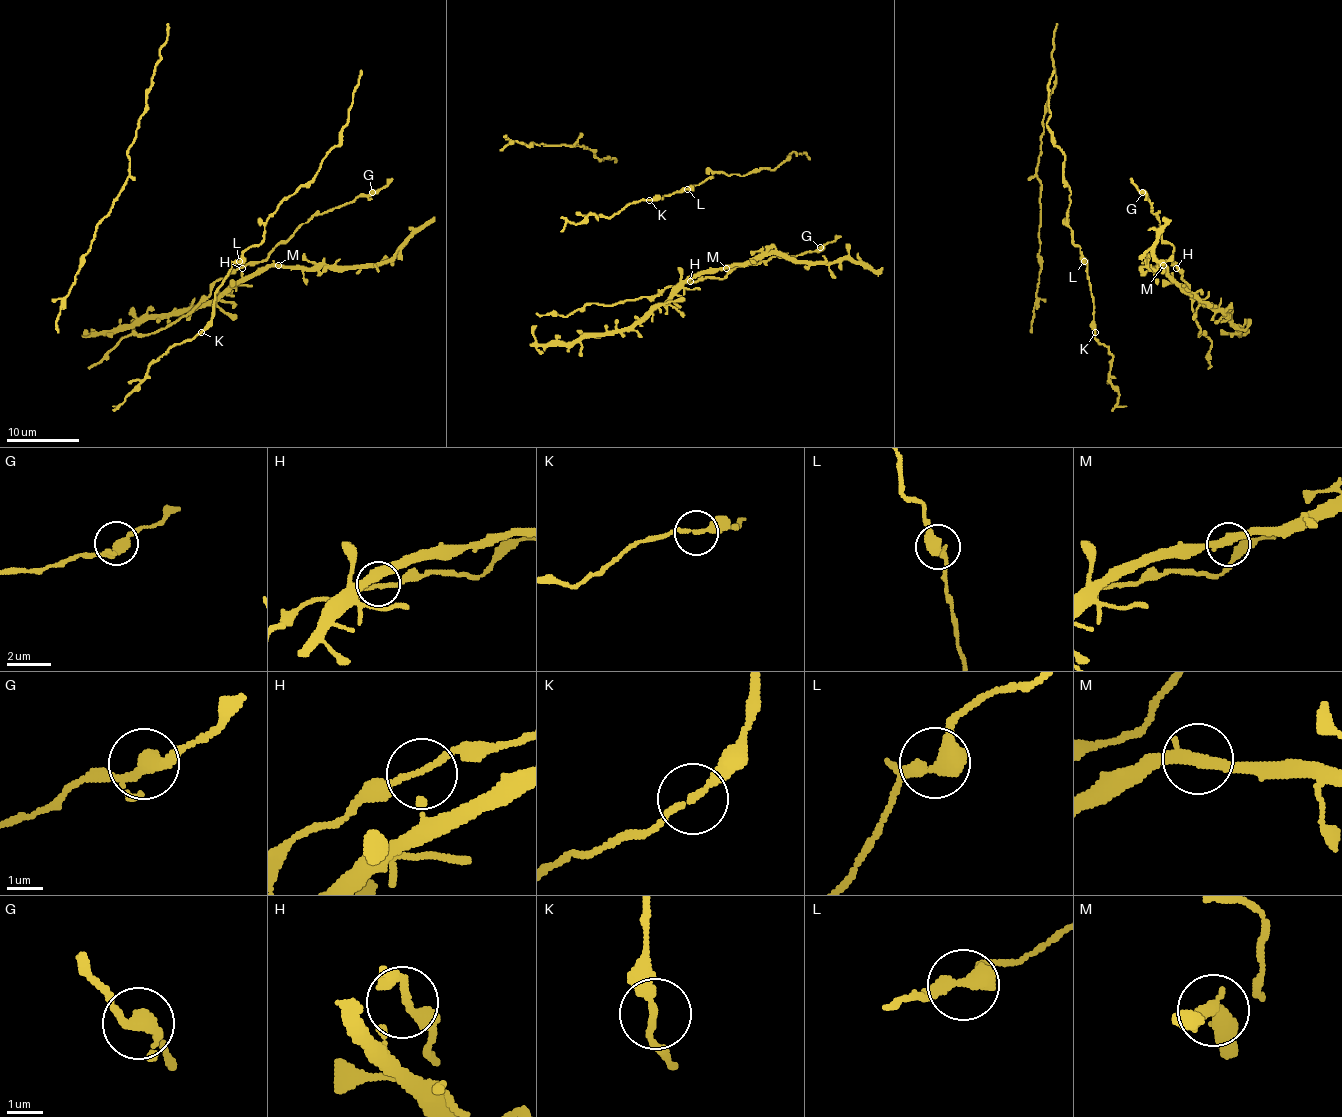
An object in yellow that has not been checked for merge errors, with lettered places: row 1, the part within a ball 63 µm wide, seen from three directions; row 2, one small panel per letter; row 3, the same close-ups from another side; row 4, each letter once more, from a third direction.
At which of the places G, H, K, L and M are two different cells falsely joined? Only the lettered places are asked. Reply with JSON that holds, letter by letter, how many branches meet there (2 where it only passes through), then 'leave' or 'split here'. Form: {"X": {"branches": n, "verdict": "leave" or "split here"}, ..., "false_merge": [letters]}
{"G": {"branches": 3, "verdict": "leave"}, "H": {"branches": 3, "verdict": "leave"}, "K": {"branches": 2, "verdict": "leave"}, "L": {"branches": 3, "verdict": "leave"}, "M": {"branches": 2, "verdict": "leave"}, "false_merge": []}

